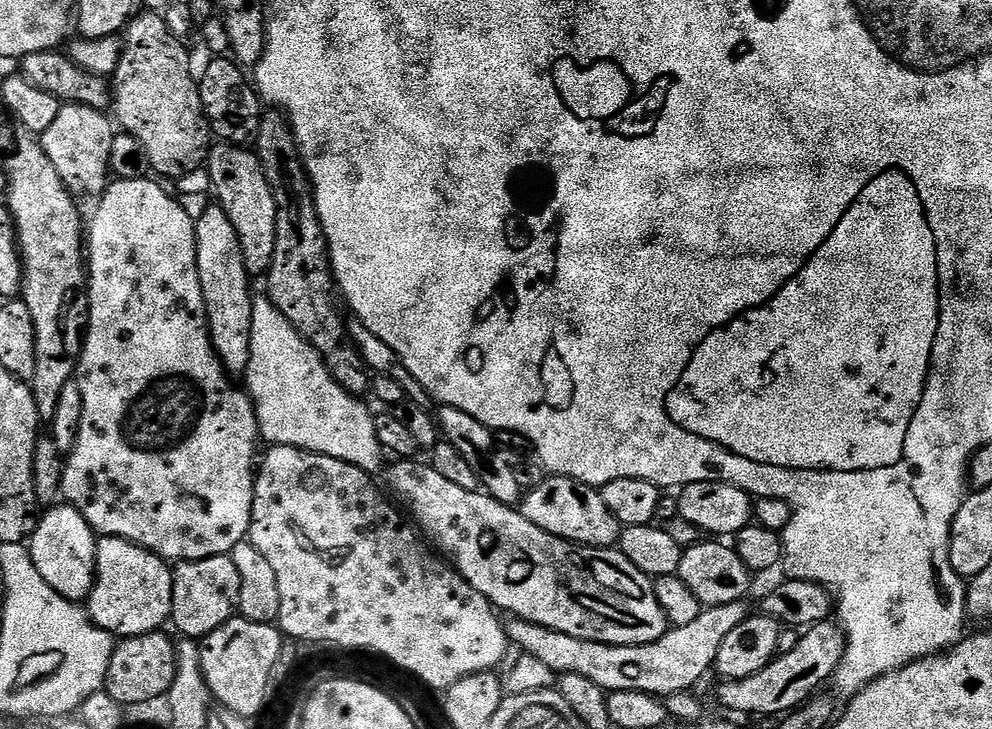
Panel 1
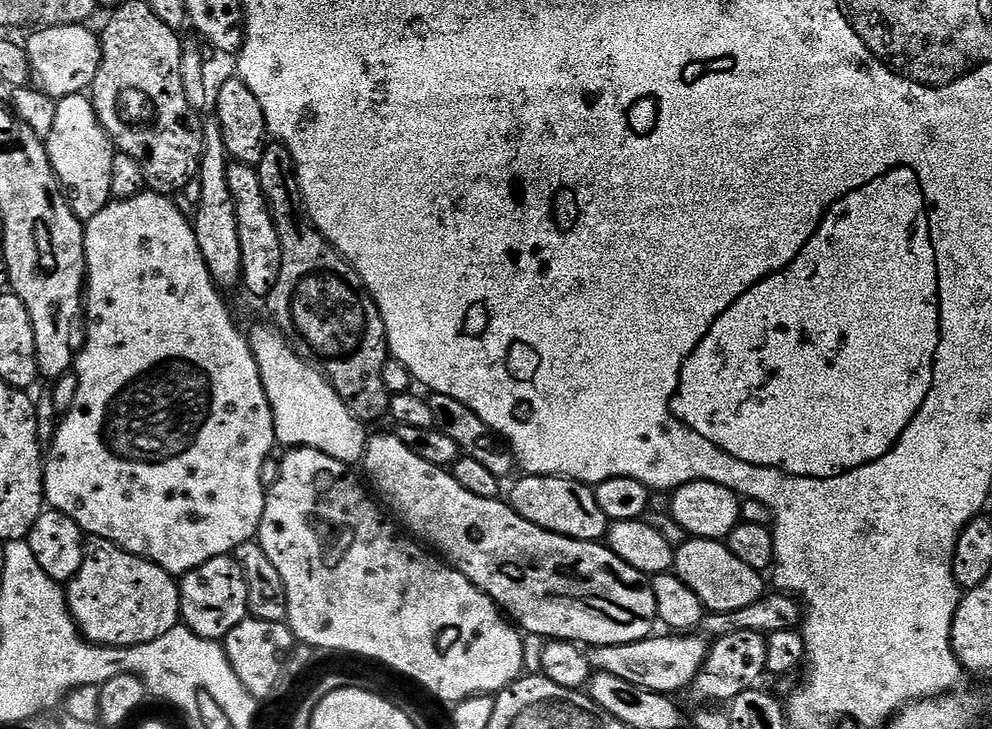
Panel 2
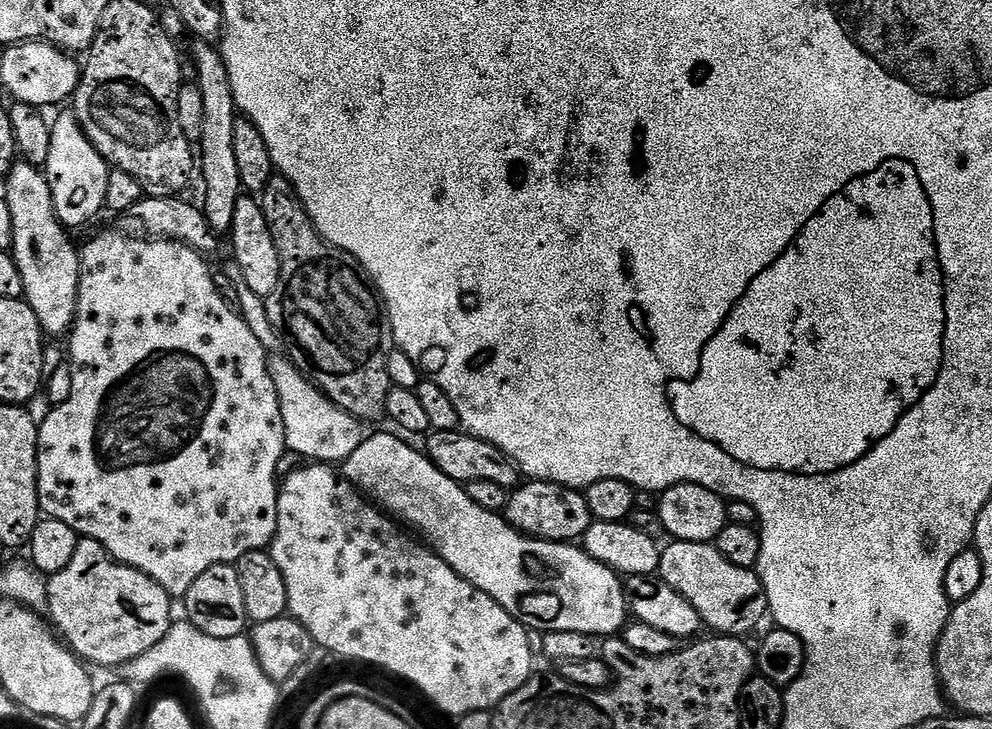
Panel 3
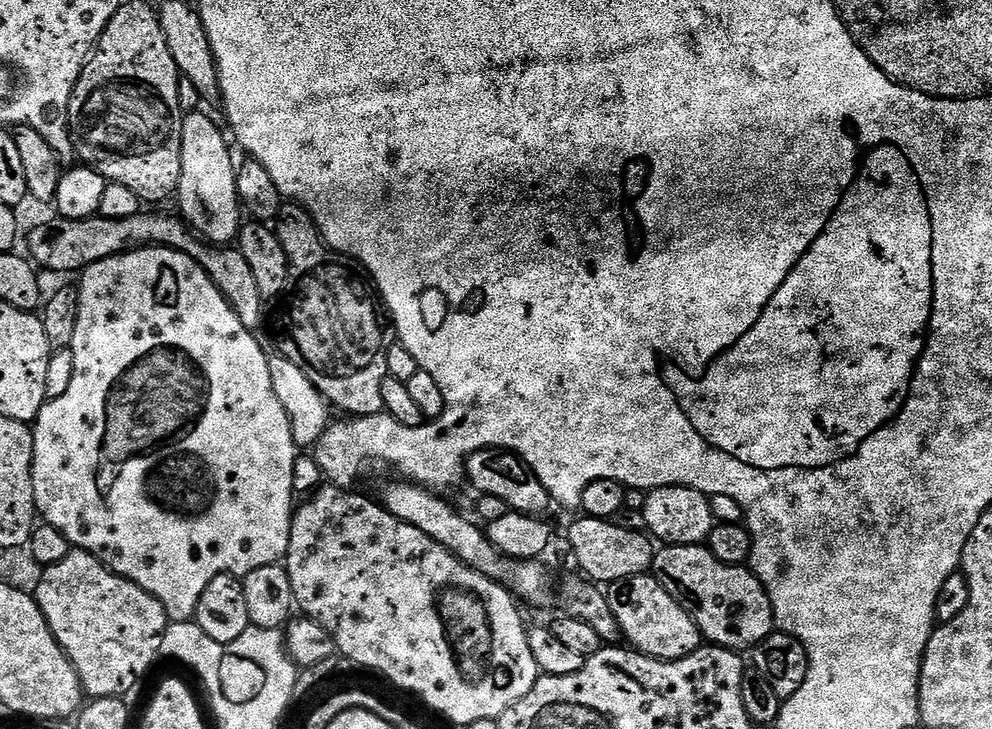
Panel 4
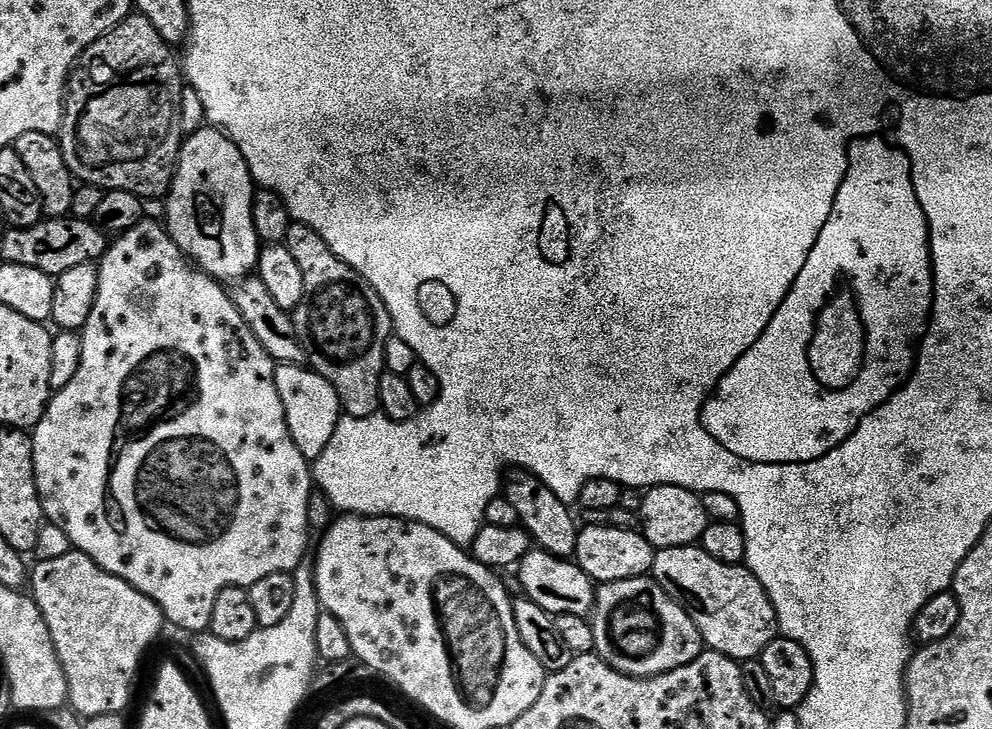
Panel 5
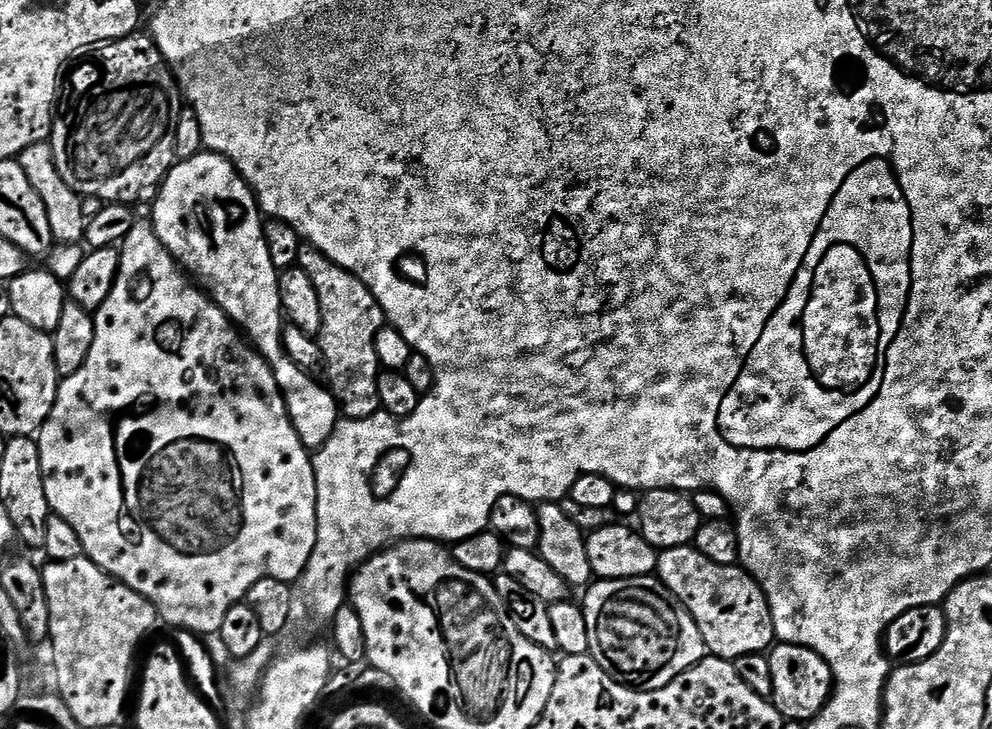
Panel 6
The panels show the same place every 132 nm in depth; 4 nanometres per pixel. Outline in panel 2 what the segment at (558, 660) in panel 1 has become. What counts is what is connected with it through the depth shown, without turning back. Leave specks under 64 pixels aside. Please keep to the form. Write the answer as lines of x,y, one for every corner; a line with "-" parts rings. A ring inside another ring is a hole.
653,634
646,640
629,644
589,647
588,661
596,672
614,674
614,678
622,678
622,682
630,682
630,686
638,686
651,692
677,694
676,692
682,691
687,684
689,687
695,683
700,667
708,659
709,645
696,634
664,635
668,636

